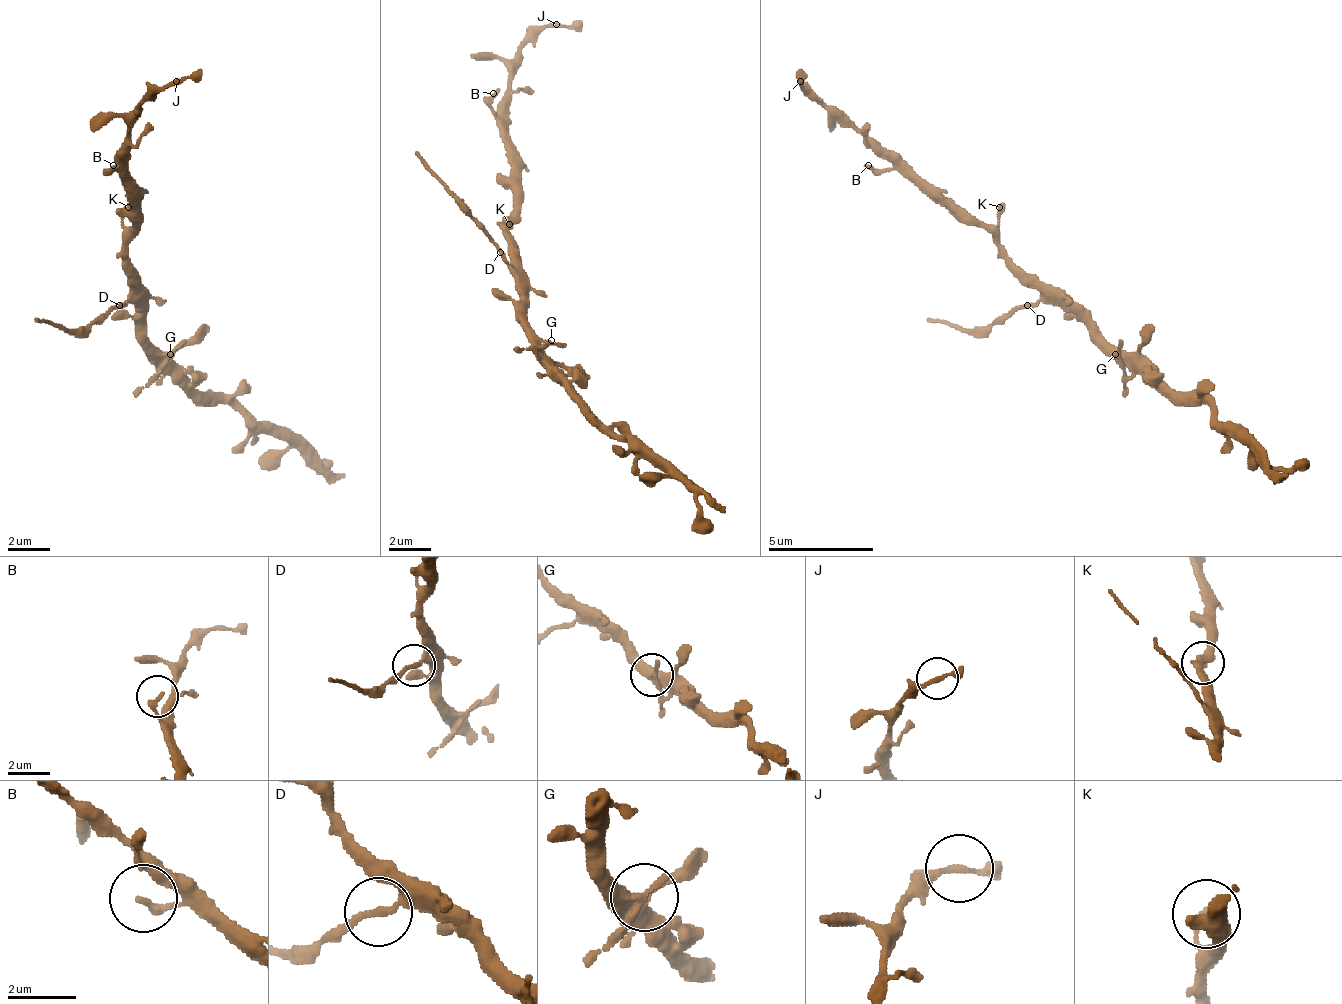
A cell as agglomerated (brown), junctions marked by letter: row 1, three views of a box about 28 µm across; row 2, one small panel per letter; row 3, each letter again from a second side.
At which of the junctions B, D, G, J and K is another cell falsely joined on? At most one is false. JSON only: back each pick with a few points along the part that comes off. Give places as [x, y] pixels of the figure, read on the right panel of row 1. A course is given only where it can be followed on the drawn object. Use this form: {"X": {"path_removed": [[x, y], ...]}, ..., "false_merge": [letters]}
{"D": {"path_removed": [[1026, 307], [984, 328], [926, 317]]}, "false_merge": ["D"]}

